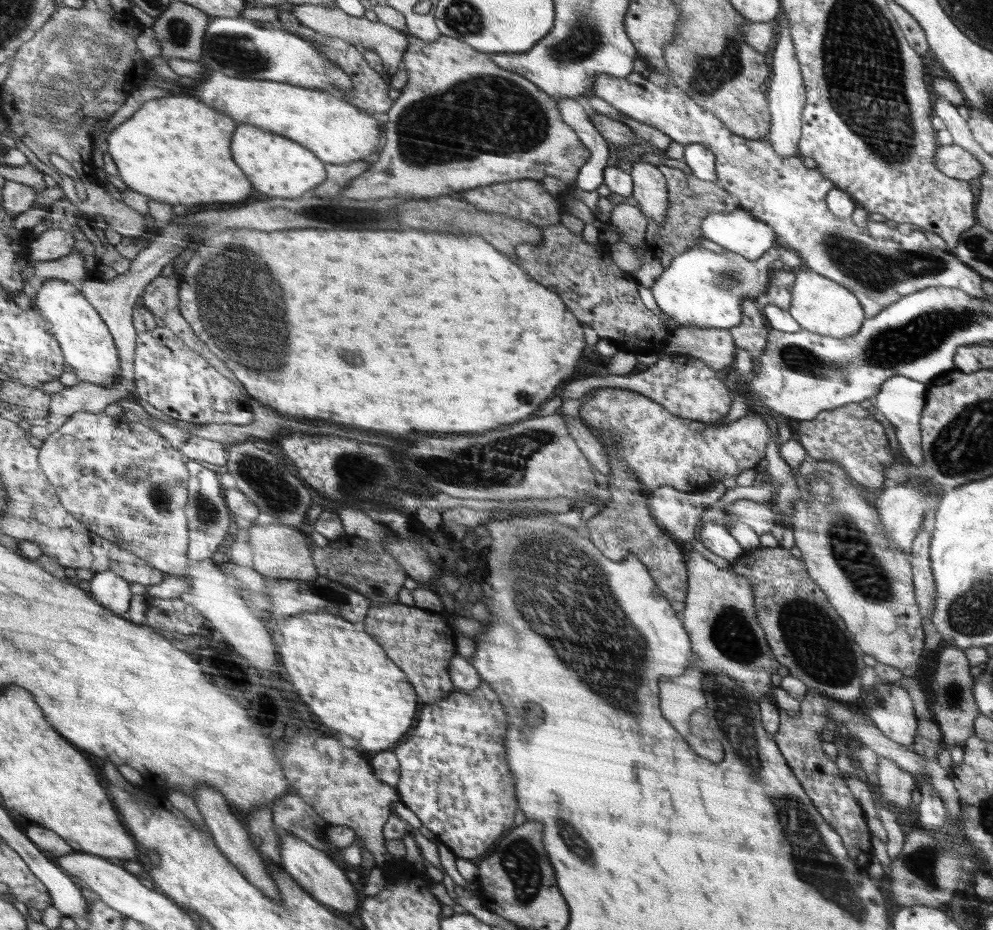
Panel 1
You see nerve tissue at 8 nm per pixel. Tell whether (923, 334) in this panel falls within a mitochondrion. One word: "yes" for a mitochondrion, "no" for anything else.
yes

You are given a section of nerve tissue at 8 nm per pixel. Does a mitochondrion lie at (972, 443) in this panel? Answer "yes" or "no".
yes

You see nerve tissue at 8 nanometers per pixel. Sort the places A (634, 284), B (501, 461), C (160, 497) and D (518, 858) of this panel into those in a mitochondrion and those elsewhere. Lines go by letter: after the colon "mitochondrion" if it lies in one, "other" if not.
A: other
B: mitochondrion
C: mitochondrion
D: mitochondrion

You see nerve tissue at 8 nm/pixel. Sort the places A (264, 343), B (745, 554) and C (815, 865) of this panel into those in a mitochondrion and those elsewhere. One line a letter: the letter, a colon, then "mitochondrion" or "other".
A: mitochondrion
B: other
C: mitochondrion

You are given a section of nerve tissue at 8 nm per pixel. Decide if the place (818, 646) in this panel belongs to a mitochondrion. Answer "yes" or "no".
yes

